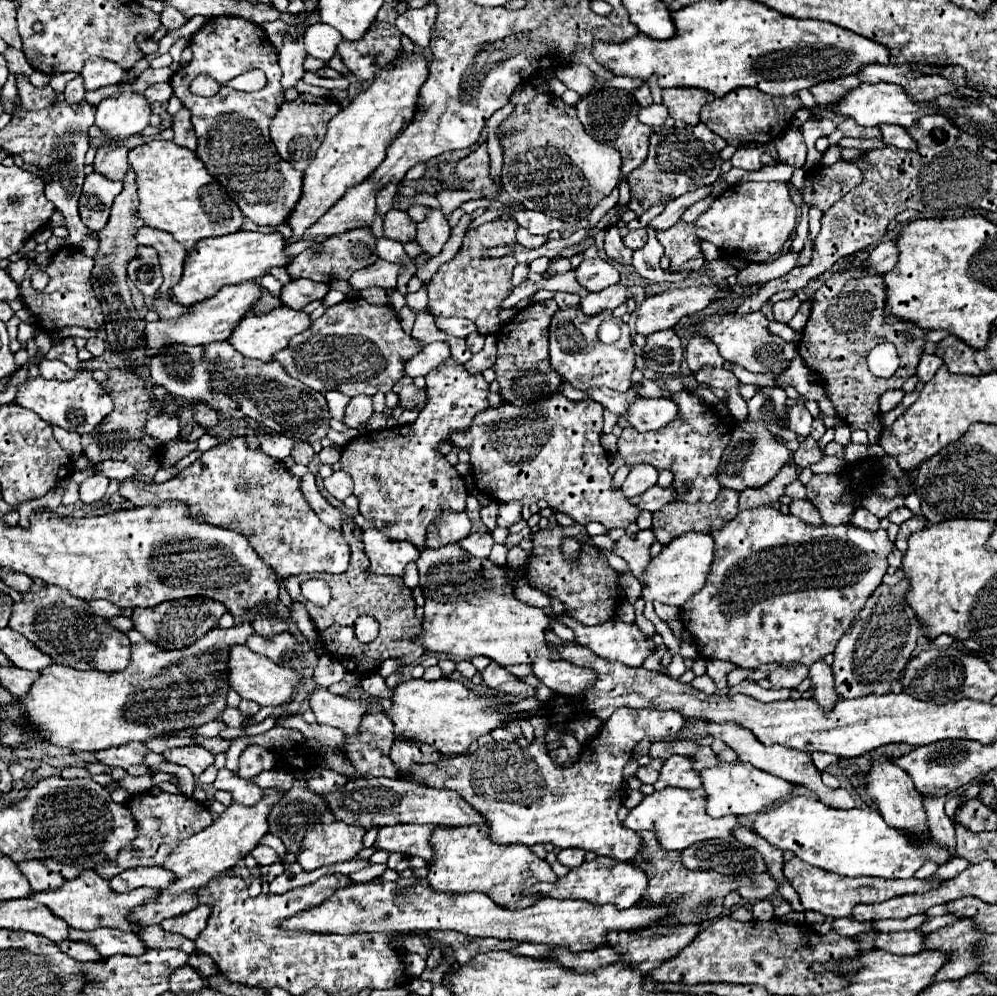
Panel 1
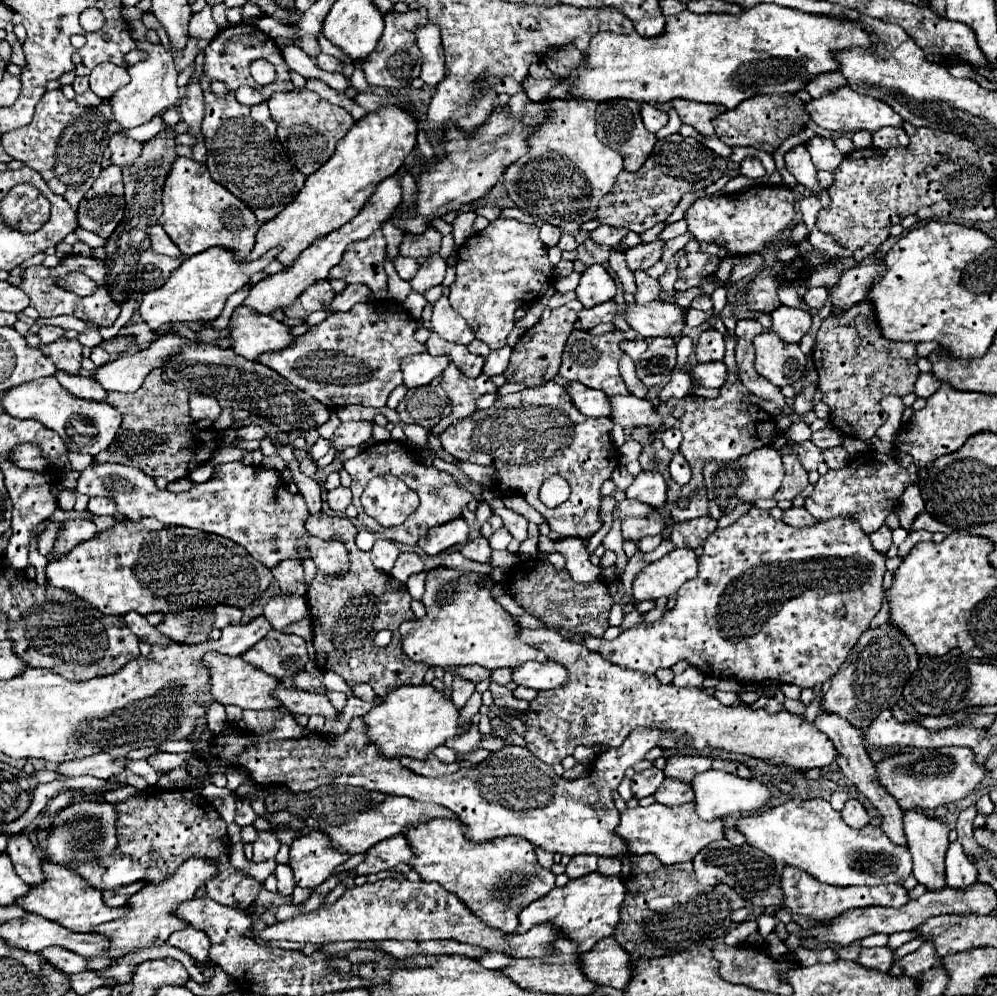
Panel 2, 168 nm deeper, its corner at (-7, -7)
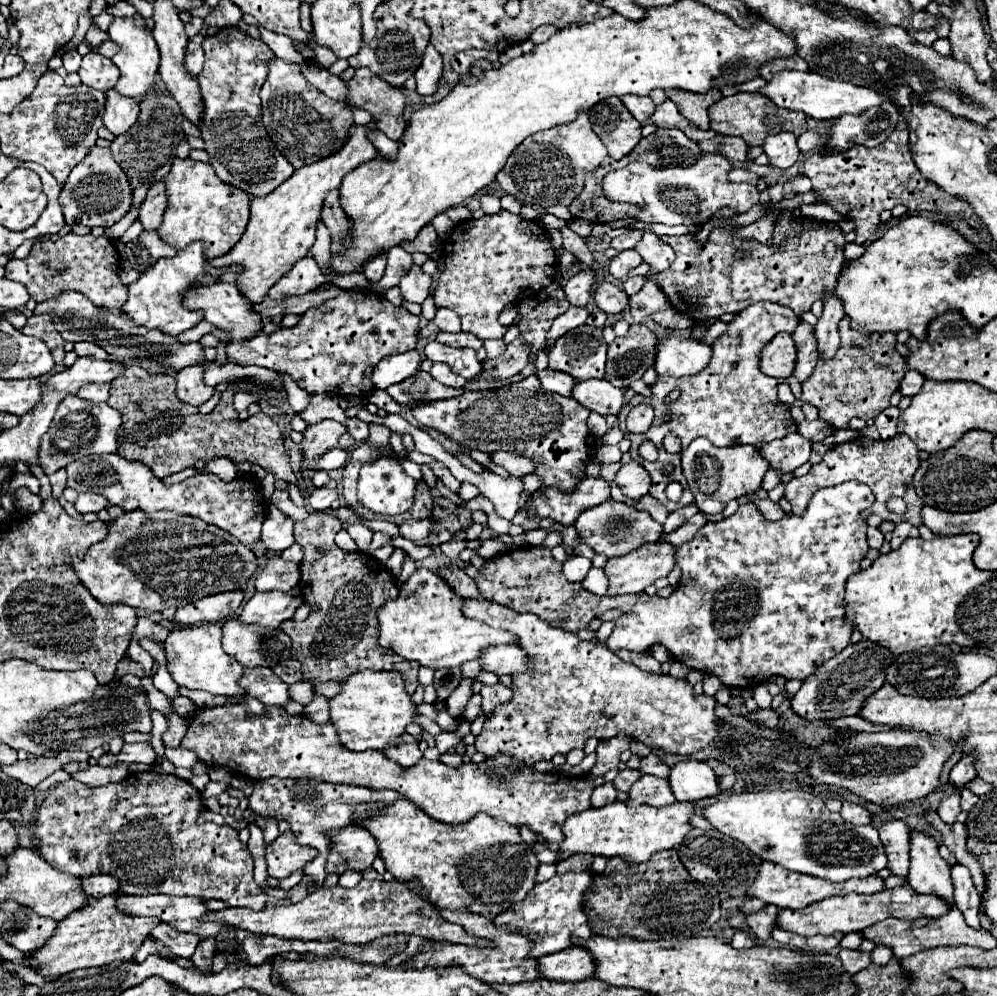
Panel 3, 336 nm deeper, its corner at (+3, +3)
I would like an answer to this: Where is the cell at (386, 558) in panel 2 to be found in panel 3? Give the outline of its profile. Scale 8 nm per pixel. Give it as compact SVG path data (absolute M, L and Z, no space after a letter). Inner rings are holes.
M352 524L346 528L346 532L352 536L352 540L358 544L360 550L366 550L372 542L372 530L366 528L364 524Z

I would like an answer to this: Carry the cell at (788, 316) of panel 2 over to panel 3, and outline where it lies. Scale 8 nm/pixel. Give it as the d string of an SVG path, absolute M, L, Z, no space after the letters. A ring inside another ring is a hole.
M756 302L756 304L748 306L748 308L744 308L740 314L736 314L736 318L728 324L726 332L712 344L712 360L700 374L684 376L684 378L658 376L656 382L652 384L652 396L650 398L644 398L644 396L636 394L620 410L620 414L618 414L620 428L622 428L624 436L632 442L630 456L650 472L650 476L652 476L650 496L658 498L670 512L674 512L678 508L684 508L688 504L694 504L694 498L692 498L692 492L688 490L686 478L684 478L682 468L680 468L680 454L668 454L664 450L664 446L662 446L662 438L664 438L666 432L676 432L680 436L680 440L682 440L682 448L686 448L692 440L696 440L700 436L704 436L708 440L714 440L716 446L750 444L750 446L762 448L766 442L772 442L776 438L784 438L784 436L798 430L796 420L790 416L790 406L786 406L786 404L782 404L778 400L778 380L760 372L760 352L762 352L762 348L778 332L790 332L792 334L796 330L798 322L800 322L798 316L790 308L784 308L784 306L778 306L778 304L772 304L772 302ZM676 386L682 388L680 398L676 402L672 402L672 404L664 404L666 396ZM642 402L648 402L654 408L656 418L654 418L648 432L632 434L632 432L626 430L624 420L626 420L628 412L630 412L630 408L636 406L636 404L642 404ZM664 410L672 412L670 422L662 420ZM644 440L650 440L650 442L656 444L656 448L658 448L658 460L656 462L648 462L638 454L638 446ZM668 462L674 464L674 472L670 476L664 476L662 468ZM670 482L680 482L682 488L684 488L682 498L678 502L666 500L664 490L666 490L666 486Z

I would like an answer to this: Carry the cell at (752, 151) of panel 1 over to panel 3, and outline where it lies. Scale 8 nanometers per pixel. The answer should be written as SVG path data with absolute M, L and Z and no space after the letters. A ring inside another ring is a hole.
M722 136L722 142L718 144L718 152L732 162L736 162L736 160L746 162L748 144L742 138L736 138L736 136Z

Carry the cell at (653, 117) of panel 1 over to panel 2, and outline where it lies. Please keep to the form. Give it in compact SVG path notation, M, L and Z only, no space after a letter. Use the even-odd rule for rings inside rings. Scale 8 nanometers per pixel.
M642 104L640 114L642 114L642 120L644 120L644 126L650 132L658 132L662 126L668 124L668 114L664 110L654 108L652 104Z

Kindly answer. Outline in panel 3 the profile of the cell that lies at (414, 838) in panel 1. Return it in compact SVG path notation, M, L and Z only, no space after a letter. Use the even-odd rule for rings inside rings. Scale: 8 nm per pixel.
M346 826L332 834L332 854L326 860L328 874L344 874L348 868L366 870L378 856L378 842L360 826Z

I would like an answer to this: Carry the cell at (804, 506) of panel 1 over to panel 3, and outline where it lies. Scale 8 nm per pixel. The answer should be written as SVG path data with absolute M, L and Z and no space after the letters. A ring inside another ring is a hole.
M758 498L754 504L758 506L760 514L762 514L766 520L770 520L770 522L776 522L776 520L780 520L780 518L786 516L786 514L782 512L782 508L780 508L778 504L774 504L772 500L768 500L768 498L764 498L764 500Z

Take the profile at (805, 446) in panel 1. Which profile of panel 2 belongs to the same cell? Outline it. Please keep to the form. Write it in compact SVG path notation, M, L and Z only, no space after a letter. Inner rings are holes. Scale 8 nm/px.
M810 440L798 444L798 446L794 448L794 452L800 456L800 462L802 462L802 466L804 466L808 472L816 470L818 464L824 460L824 458L822 458L822 450L820 450L814 442L810 442Z

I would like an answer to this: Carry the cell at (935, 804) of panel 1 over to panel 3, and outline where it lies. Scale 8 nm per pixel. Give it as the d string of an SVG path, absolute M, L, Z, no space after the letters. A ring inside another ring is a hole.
M952 866L952 880L954 880L954 896L956 896L956 908L964 914L964 920L974 930L980 928L978 912L980 912L980 894L972 882L970 872L966 866Z

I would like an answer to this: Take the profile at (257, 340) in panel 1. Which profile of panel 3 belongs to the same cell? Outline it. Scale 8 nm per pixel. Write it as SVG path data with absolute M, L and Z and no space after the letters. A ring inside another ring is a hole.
M222 280L208 286L192 286L184 298L184 306L188 306L188 310L202 310L204 320L230 334L230 342L248 340L262 330L260 314L250 310L250 302L240 294L240 290L236 290L234 284L226 284Z

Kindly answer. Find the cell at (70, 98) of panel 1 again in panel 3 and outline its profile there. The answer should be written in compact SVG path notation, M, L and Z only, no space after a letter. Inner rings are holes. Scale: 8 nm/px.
M68 50L68 52L62 56L62 60L64 60L64 68L66 68L66 72L78 72L82 56L80 56L76 50Z

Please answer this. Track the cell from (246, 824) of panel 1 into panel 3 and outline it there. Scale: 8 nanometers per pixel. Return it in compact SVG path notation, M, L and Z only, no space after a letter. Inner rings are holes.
M116 894L98 900L92 898L88 906L64 918L56 926L52 938L48 938L48 942L40 950L30 952L30 968L34 968L44 978L58 978L78 968L104 966L114 960L130 960L144 942L144 938L150 934L150 930L158 924L160 922L156 918L136 918L122 914L116 908Z

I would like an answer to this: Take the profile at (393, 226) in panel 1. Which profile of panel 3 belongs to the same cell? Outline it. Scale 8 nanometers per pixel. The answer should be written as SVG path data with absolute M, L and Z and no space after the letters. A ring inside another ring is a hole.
M426 224L426 226L420 230L420 234L416 236L416 240L404 242L402 248L404 248L406 252L410 252L410 254L414 254L414 252L432 254L432 252L436 252L436 242L438 242L438 234L436 234L434 226L432 226L432 224Z

